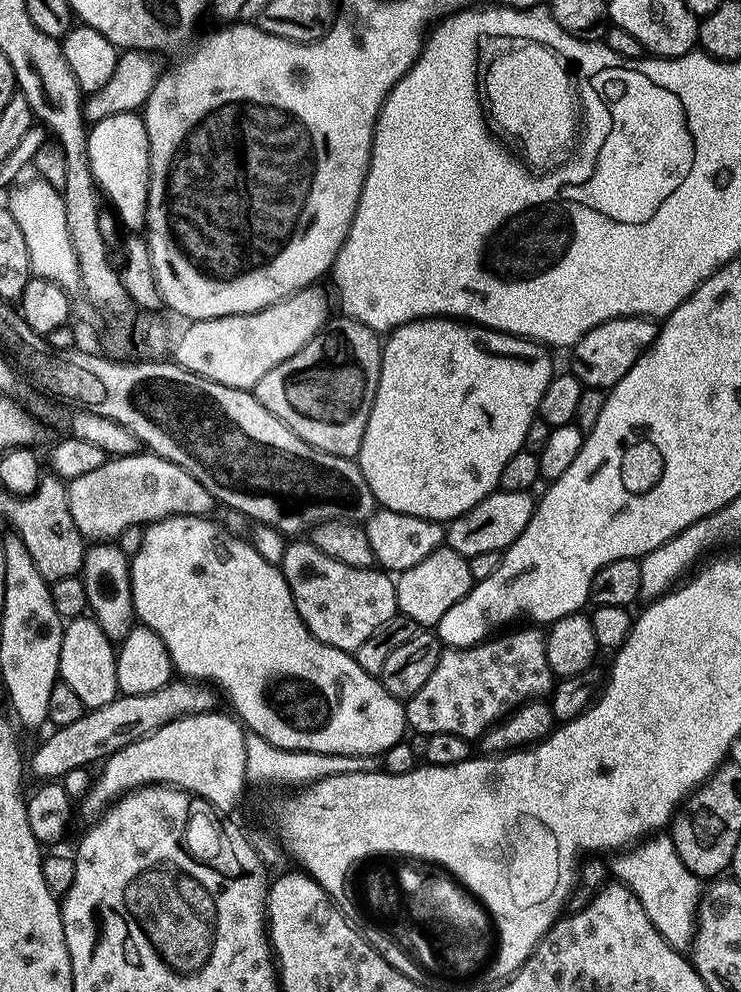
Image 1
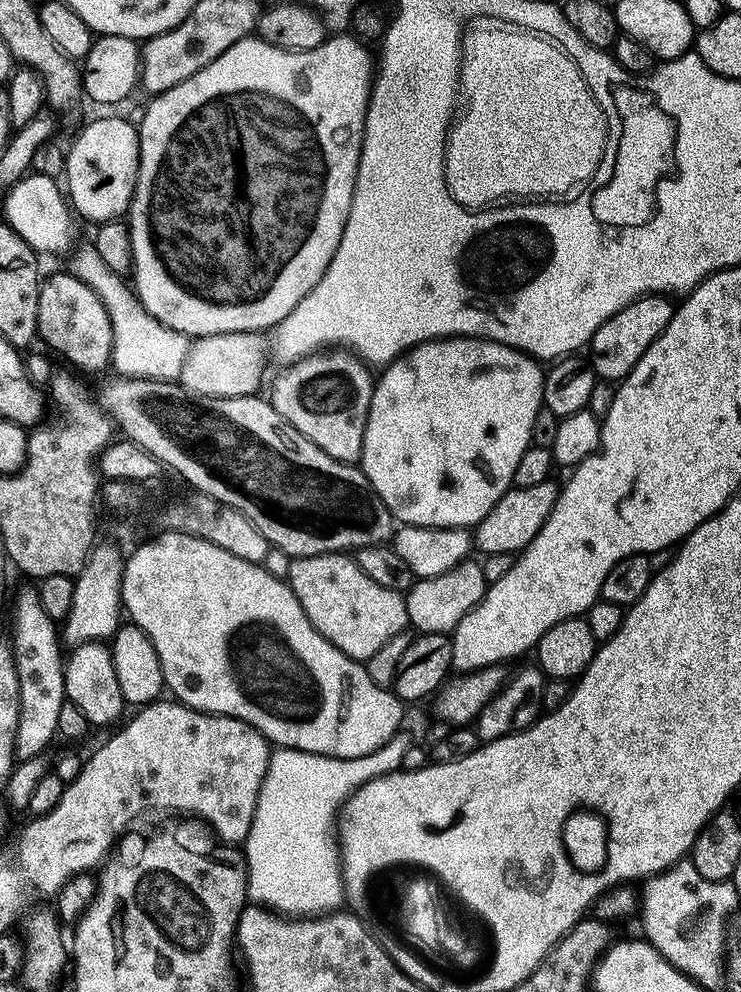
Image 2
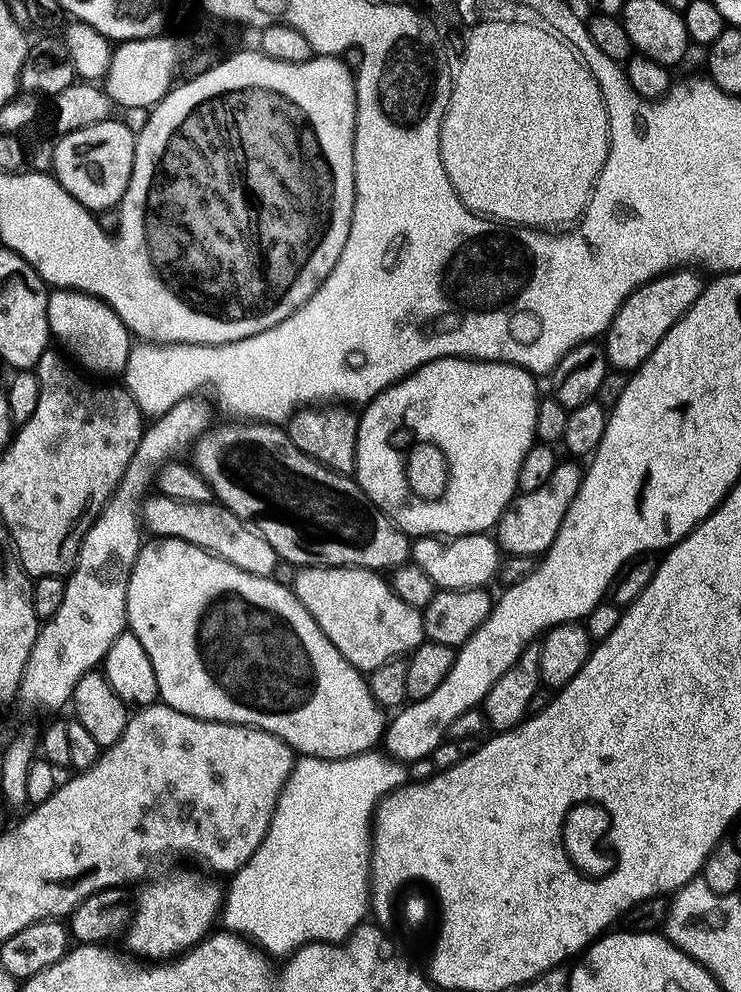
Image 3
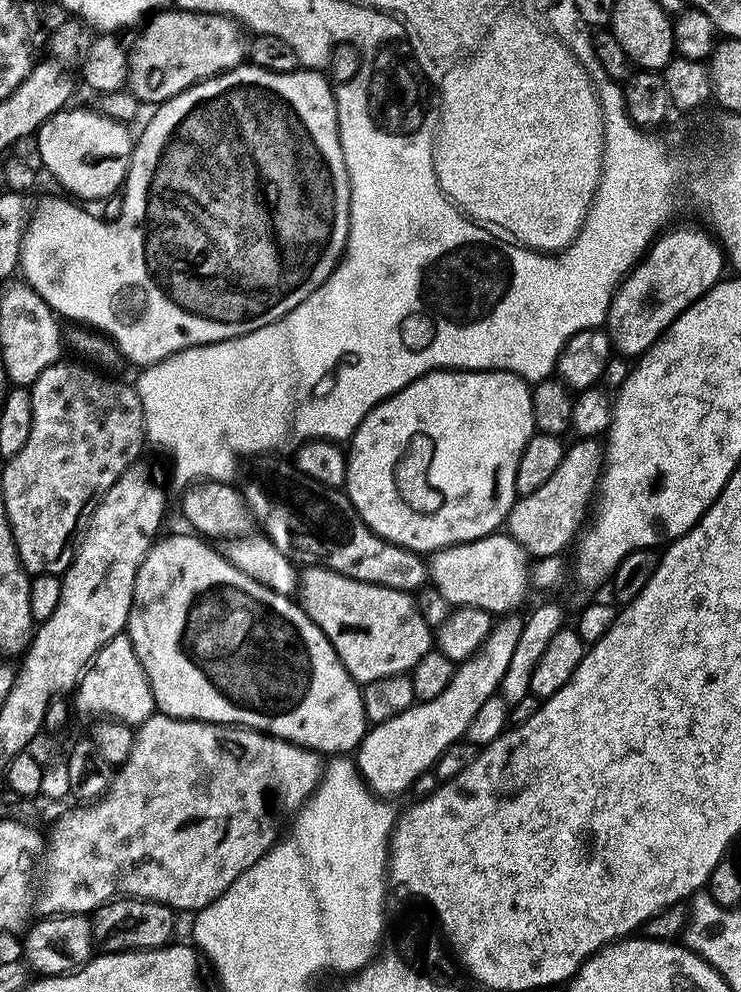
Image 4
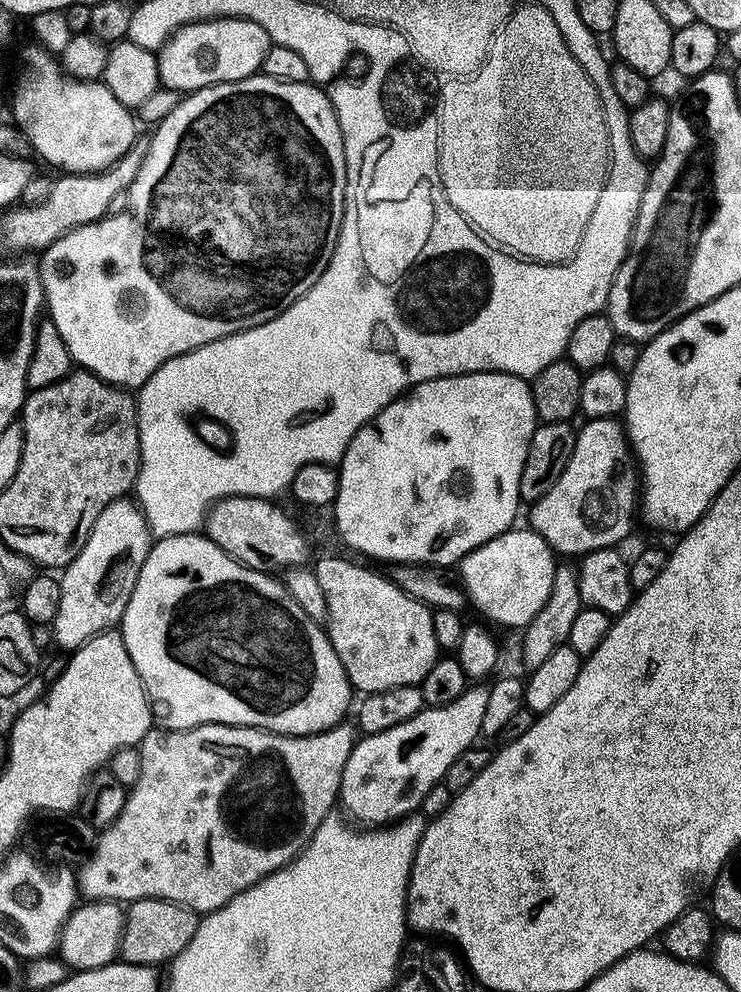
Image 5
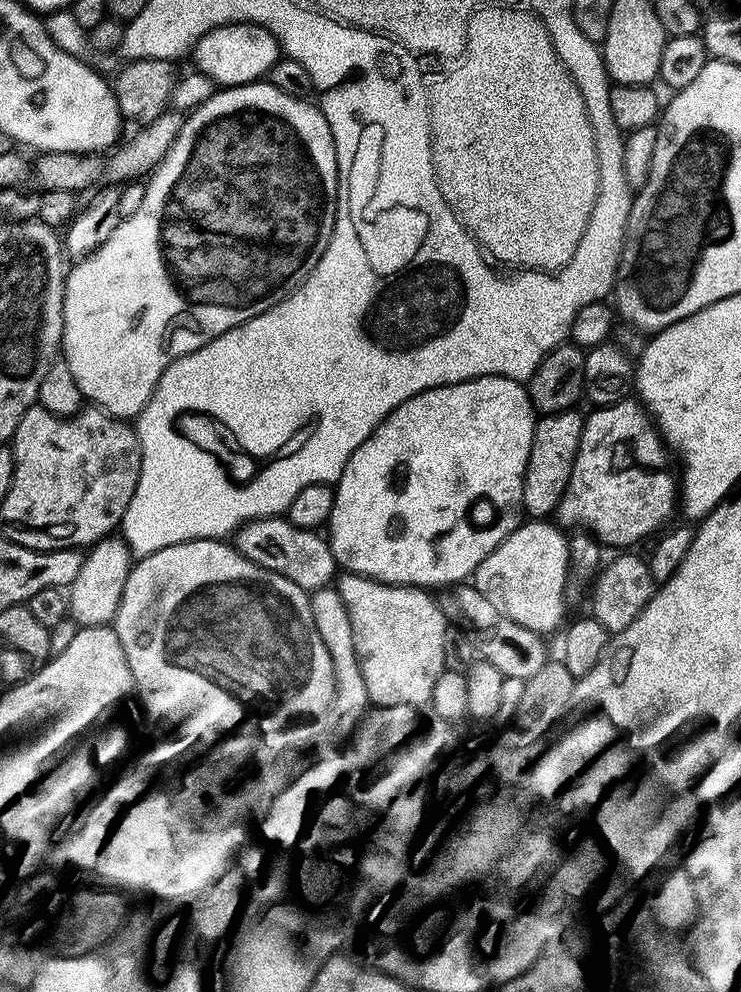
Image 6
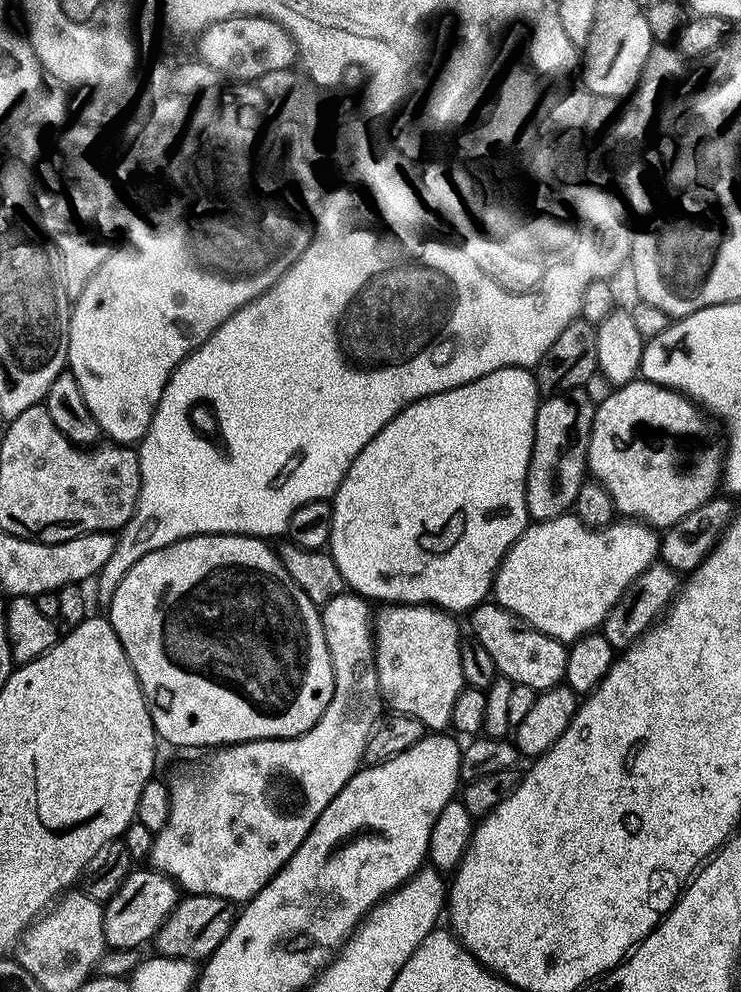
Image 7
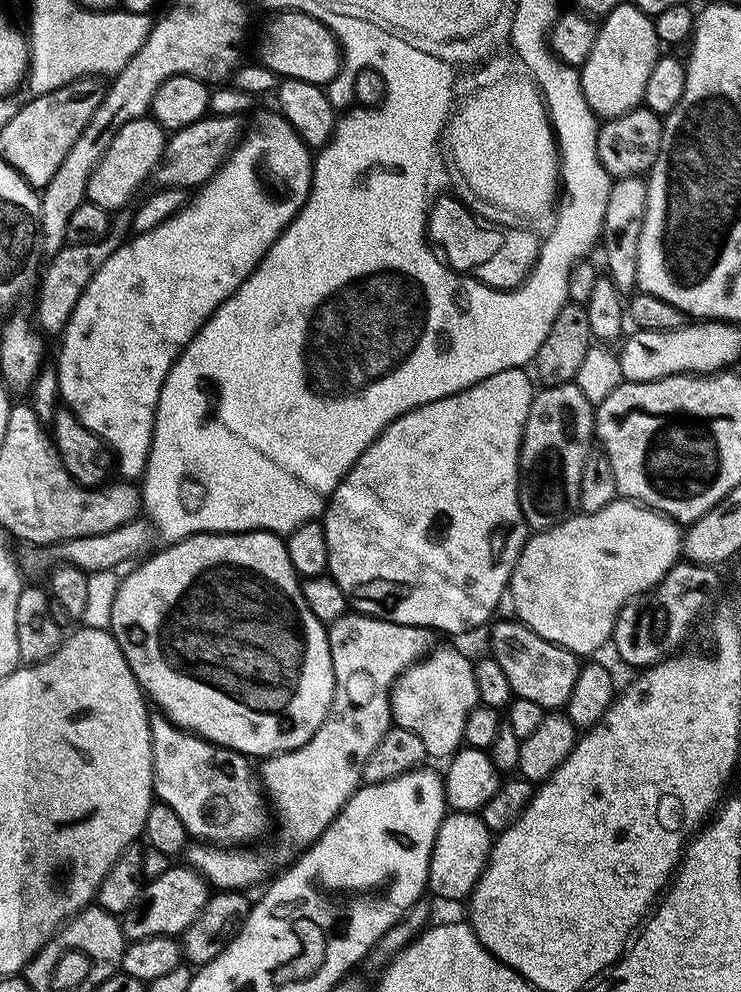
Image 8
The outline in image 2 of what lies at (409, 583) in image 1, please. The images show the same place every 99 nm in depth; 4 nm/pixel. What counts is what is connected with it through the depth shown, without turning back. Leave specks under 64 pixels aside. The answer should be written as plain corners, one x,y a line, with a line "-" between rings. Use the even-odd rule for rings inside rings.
469,558
462,564
455,564
437,576
425,576
417,579
407,589
404,605
408,611
408,623
417,633
442,632
451,633
458,622
484,596
486,583
481,565

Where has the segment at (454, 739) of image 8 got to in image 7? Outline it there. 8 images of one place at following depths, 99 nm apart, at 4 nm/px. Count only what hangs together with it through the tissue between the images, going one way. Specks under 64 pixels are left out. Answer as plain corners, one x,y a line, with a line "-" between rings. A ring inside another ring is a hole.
391,602
385,603
384,608
380,613
375,613
374,616
374,659
376,662
376,681
380,687
380,695
383,703
388,704
393,713
405,712
408,716
418,718
424,725
432,730
447,729
452,723
452,711
454,710
454,702
458,698
458,694
465,687
464,679
462,678
462,666
460,665
460,646
462,637
460,637
460,628
456,625
457,617
449,614
442,608
435,607
431,604
394,604

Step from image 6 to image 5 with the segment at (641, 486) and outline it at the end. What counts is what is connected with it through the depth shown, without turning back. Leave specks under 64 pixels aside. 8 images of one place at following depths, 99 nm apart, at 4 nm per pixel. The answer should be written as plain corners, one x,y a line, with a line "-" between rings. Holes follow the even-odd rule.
616,418
585,419
583,423
576,433
574,454
570,454
566,470
562,470
558,482
550,486
547,494
531,505
531,531
537,532
551,546
553,553
564,558
581,558
599,548
622,545
620,543
632,532
632,519
638,516
638,465
623,423

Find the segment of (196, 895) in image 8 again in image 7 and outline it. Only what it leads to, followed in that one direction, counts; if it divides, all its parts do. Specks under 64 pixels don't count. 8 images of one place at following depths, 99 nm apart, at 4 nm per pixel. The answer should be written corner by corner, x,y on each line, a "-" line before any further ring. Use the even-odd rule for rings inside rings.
133,871
124,879
121,886
104,904
104,939
112,950
136,950
139,944
153,939
156,931
166,922
166,918
176,908
178,888
162,872

